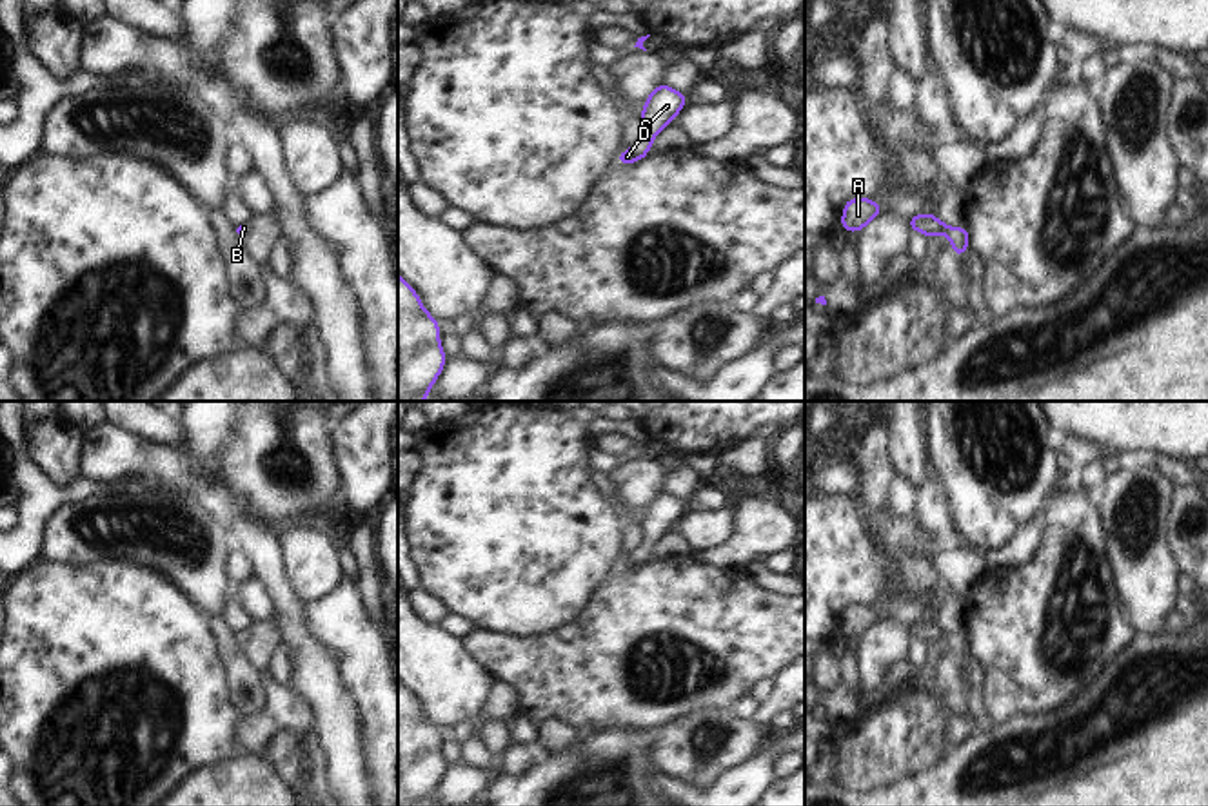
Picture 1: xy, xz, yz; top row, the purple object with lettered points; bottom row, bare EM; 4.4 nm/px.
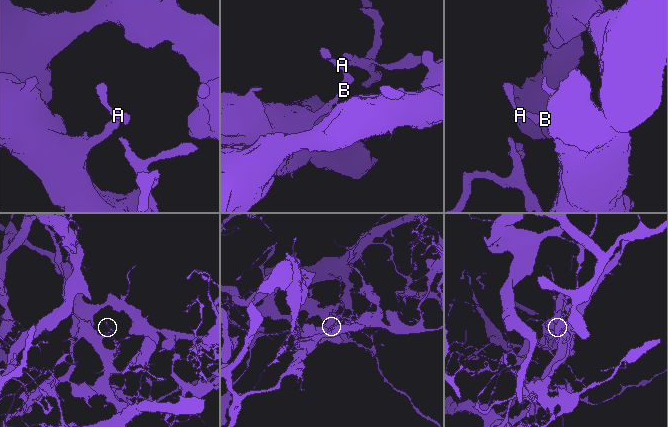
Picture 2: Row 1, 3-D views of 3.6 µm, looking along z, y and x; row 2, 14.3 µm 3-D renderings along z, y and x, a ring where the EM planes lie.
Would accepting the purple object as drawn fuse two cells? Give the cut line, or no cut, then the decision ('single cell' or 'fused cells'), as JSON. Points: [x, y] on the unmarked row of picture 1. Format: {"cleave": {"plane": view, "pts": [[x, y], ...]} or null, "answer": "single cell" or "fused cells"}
{"cleave": null, "answer": "single cell"}

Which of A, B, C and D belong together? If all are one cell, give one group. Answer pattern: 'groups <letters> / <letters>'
groups A B C D

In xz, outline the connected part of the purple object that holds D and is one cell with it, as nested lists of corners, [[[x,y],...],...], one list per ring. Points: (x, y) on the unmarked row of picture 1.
[[[659,490],[645,506],[645,516],[639,521],[643,543],[629,557],[616,563],[618,570],[639,568],[649,561],[652,546],[674,523],[685,514],[687,501]]]

